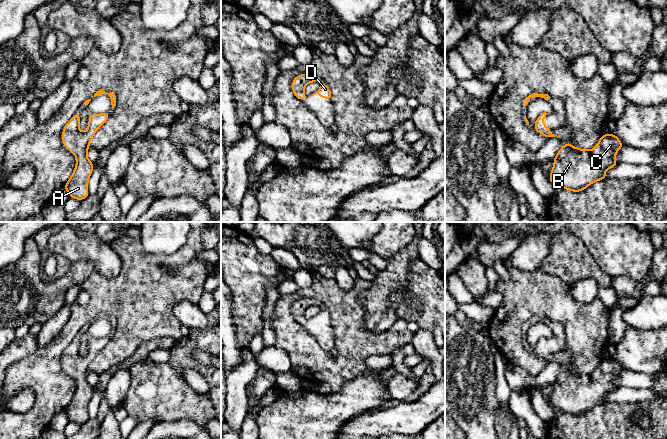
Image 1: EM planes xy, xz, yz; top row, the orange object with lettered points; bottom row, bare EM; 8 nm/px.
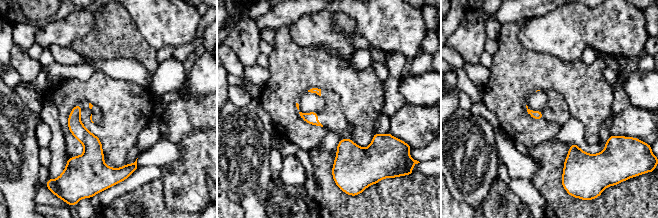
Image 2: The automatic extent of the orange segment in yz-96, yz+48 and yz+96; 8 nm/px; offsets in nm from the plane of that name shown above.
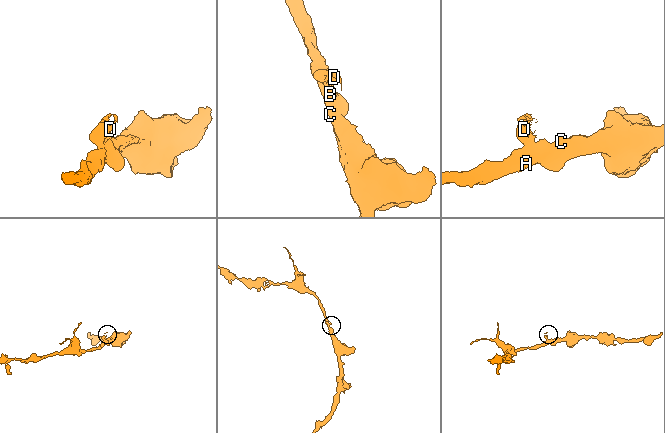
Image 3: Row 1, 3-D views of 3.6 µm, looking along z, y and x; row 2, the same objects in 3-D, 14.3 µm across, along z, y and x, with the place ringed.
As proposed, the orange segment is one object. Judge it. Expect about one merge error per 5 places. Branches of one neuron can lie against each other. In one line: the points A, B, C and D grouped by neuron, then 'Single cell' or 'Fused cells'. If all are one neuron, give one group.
Groups: A B C D. Single cell

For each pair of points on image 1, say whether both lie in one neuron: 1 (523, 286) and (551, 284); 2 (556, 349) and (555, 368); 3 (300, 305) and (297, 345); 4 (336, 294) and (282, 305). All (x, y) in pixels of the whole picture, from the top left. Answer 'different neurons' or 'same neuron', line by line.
1: same neuron
2: different neurons
3: different neurons
4: same neuron

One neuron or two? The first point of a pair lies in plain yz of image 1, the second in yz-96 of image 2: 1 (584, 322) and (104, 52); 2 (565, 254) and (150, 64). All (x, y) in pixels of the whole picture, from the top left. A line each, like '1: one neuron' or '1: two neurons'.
1: two neurons
2: one neuron

